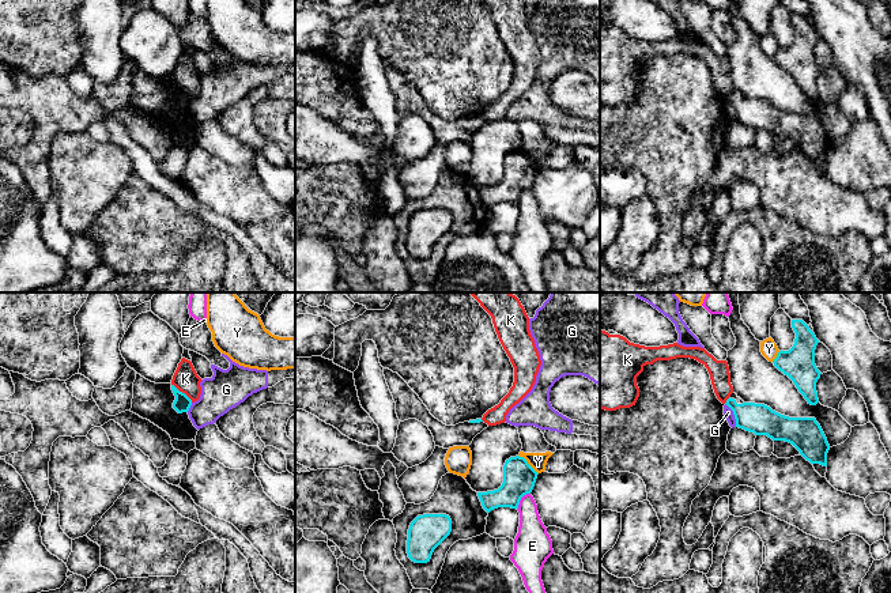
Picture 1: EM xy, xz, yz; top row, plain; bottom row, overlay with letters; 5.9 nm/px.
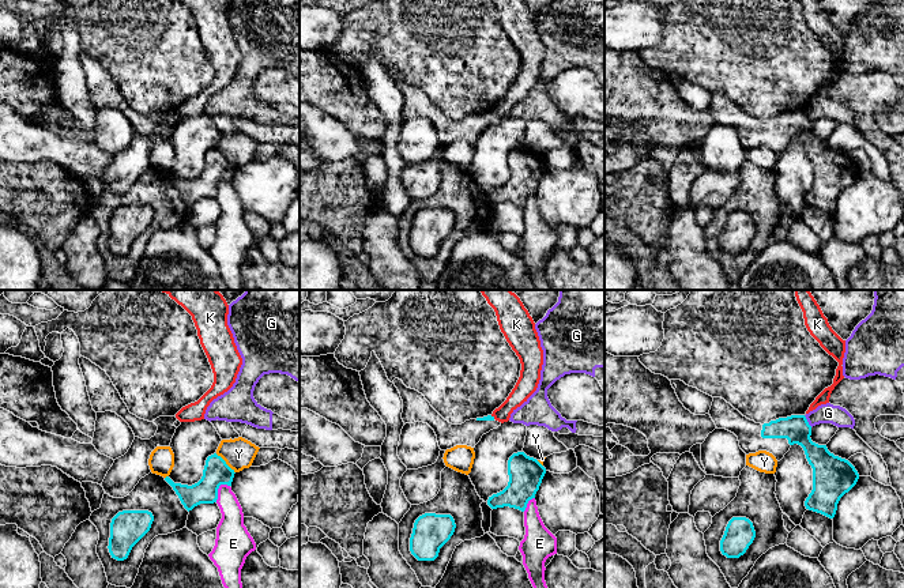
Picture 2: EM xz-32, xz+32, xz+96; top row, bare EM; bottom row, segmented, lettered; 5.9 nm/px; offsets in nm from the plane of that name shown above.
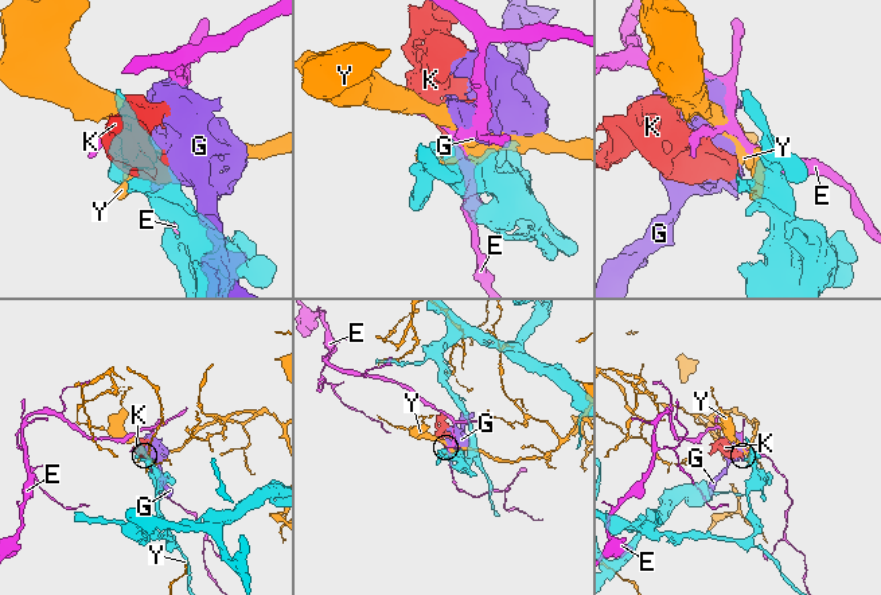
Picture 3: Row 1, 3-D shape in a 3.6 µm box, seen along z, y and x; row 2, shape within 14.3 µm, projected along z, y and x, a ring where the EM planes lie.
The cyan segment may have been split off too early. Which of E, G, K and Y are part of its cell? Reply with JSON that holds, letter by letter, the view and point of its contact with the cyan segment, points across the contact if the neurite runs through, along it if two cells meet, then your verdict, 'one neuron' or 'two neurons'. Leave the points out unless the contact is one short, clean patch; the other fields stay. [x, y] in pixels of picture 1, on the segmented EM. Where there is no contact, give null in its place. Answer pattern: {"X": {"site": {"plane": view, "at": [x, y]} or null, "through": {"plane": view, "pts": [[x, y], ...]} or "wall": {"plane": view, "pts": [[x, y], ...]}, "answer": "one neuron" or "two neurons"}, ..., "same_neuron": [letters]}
{"E": {"site": {"plane": "xz", "at": [520, 499]}, "wall": {"plane": "xz", "pts": [[529, 493], [521, 498], [517, 509]]}, "answer": "two neurons"}, "G": {"site": {"plane": "yz", "at": [733, 414]}, "wall": {"plane": "yz", "pts": [[725, 403], [732, 411], [736, 426]]}, "answer": "two neurons"}, "K": {"site": {"plane": "xy", "at": [181, 392]}, "wall": {"plane": "xy", "pts": [[172, 384], [192, 401]]}, "answer": "two neurons"}, "Y": {"site": {"plane": "xz", "at": [528, 464]}, "answer": "two neurons"}, "same_neuron": []}

